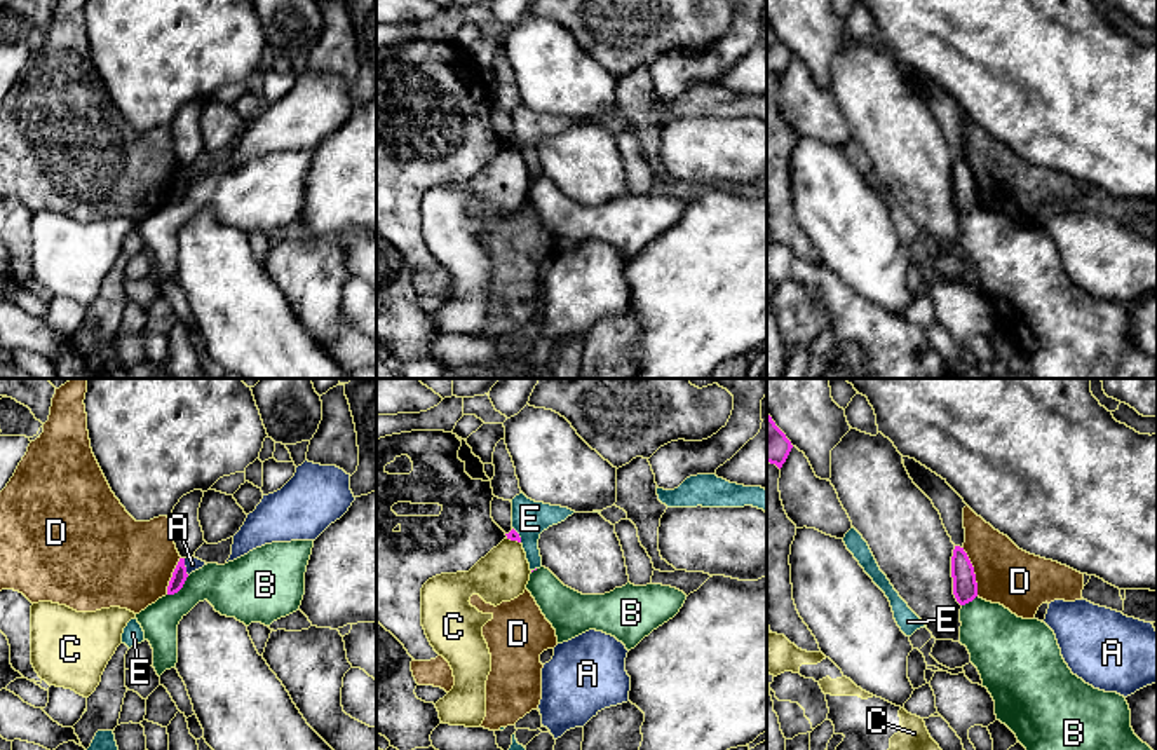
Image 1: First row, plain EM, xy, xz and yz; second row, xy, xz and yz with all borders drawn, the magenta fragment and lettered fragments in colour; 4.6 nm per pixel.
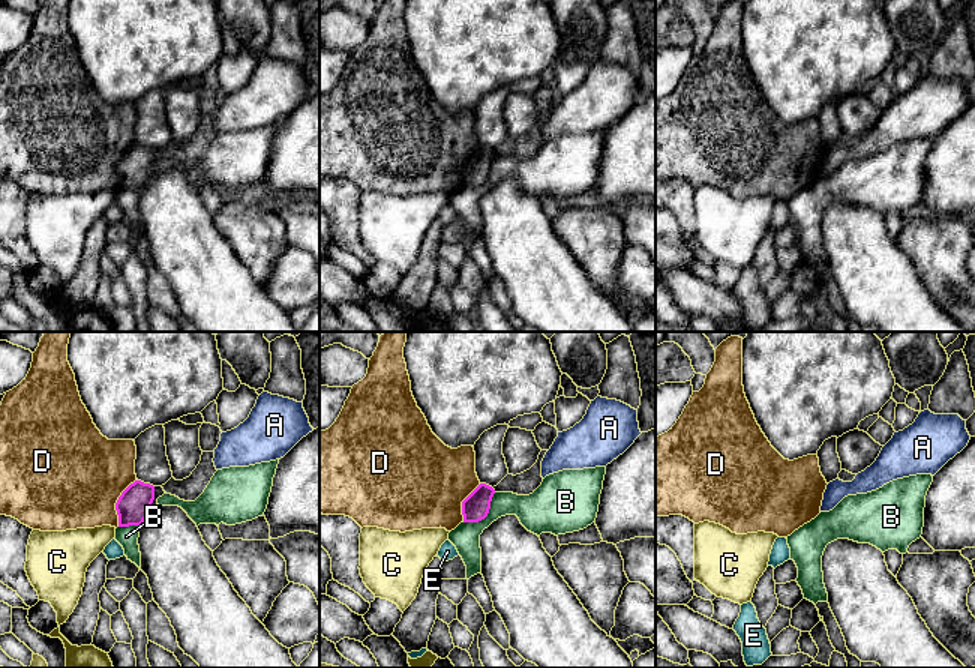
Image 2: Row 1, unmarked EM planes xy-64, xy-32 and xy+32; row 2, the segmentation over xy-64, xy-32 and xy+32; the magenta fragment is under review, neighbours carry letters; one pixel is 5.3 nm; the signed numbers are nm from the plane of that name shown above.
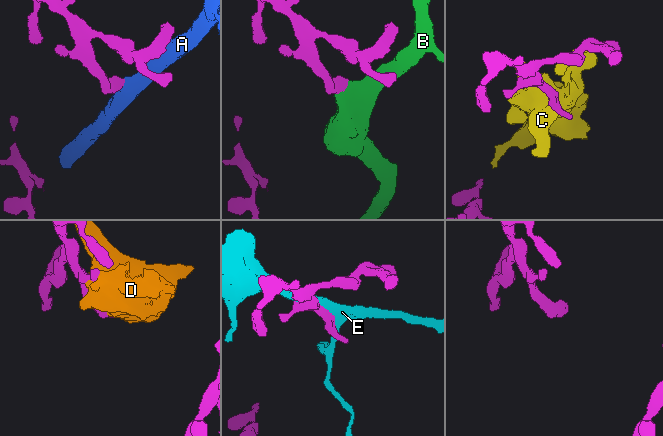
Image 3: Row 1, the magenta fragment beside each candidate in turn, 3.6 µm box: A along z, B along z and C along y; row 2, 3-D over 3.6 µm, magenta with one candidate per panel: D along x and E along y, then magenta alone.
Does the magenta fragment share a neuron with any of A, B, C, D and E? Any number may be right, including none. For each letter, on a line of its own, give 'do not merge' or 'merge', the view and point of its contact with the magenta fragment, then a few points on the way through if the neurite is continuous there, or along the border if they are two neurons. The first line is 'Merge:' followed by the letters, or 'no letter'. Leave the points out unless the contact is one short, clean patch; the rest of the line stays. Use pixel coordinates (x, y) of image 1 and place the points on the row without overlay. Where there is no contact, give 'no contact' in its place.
Merge: no letter
A: do not merge; meets magenta in xy at (185, 177)
B: do not merge; meets magenta in xy at (180, 197); border along xy (189, 185), (176, 201), (168, 204)
C: do not merge; meets magenta in xz at (513, 149)
D: do not merge; meets magenta in yz at (973, 180)
E: do not merge; meets magenta in xz at (518, 143)

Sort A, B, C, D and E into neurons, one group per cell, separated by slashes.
A / B / C / D / E

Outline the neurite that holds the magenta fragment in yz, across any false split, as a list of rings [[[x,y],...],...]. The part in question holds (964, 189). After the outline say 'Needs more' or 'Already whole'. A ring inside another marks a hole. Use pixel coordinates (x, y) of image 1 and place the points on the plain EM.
[[[955,155],[953,159],[951,187],[953,187],[953,204],[960,215],[965,215],[978,206],[974,176],[967,162],[960,155]]]. Already whole

